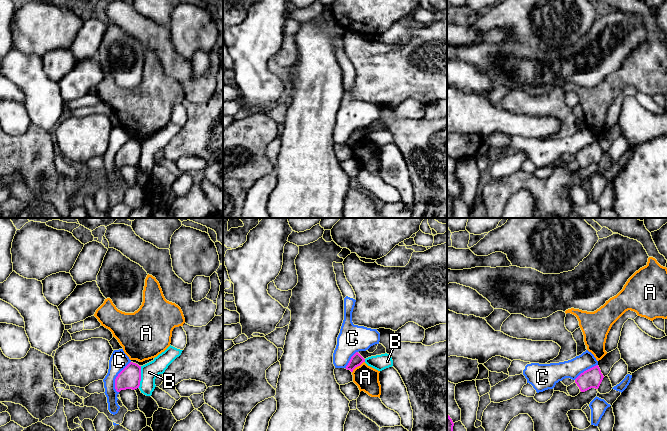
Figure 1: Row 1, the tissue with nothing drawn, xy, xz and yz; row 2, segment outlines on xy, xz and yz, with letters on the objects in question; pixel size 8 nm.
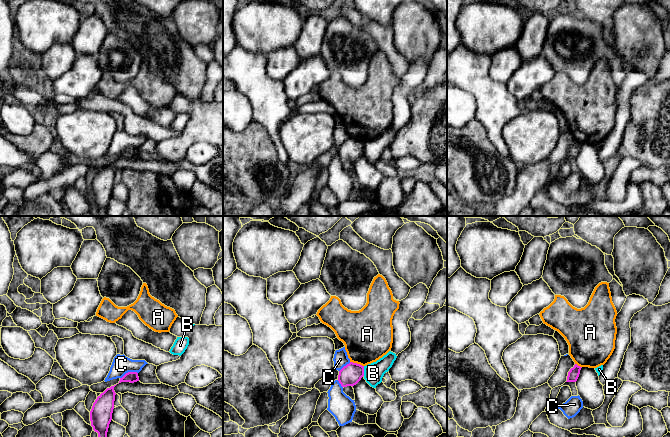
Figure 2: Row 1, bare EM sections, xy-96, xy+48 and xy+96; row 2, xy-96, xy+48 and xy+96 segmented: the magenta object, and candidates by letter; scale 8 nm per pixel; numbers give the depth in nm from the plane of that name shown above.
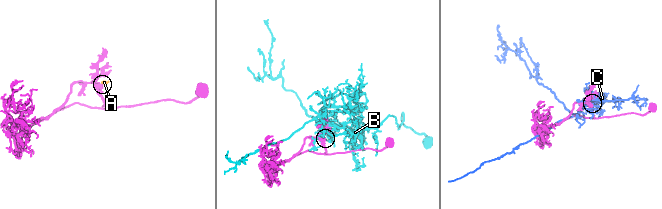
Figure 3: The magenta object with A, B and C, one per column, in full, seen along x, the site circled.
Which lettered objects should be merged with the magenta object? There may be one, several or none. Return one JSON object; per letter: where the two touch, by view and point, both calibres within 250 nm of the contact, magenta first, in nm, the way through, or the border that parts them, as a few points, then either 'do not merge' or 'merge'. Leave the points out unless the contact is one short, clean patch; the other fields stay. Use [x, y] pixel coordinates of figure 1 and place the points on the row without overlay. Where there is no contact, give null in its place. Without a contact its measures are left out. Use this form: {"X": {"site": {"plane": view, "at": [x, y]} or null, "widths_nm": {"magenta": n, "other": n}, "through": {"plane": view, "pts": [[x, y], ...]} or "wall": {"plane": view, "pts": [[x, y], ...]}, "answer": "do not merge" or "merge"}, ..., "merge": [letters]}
{"A": {"site": {"plane": "xz", "at": [357, 142]}, "widths_nm": {"magenta": 100, "other": 190}, "wall": {"plane": "xz", "pts": [[364, 137], [352, 148]]}, "answer": "do not merge"}, "B": {"site": {"plane": "xy", "at": [140, 153]}, "widths_nm": {"magenta": 180, "other": 140}, "answer": "do not merge"}, "C": {"site": {"plane": "xy", "at": [116, 153]}, "widths_nm": {"magenta": 180, "other": 150}, "answer": "do not merge"}, "merge": []}

